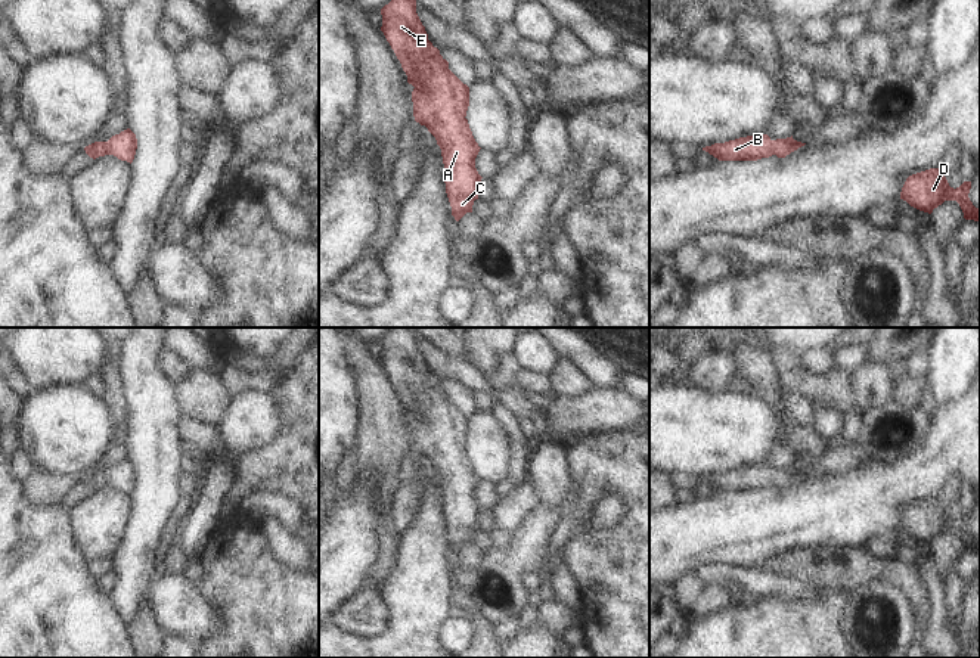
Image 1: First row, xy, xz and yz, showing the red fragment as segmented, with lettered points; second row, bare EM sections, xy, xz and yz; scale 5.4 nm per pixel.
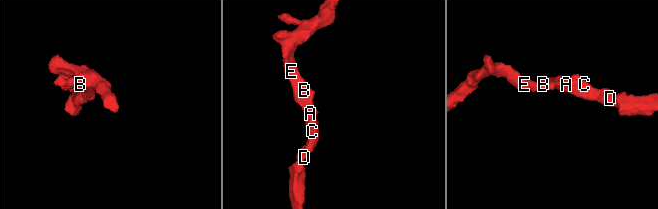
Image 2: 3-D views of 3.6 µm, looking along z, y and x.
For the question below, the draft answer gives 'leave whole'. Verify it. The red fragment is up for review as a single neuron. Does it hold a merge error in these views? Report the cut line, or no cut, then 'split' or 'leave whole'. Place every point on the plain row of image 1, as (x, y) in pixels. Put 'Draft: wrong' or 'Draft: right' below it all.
cut none; leave whole
Draft: right

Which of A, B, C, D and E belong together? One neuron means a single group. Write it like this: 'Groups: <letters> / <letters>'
Groups: A B C D E

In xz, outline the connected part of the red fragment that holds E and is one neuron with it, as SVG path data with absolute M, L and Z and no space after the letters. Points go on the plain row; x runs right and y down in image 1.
M393 328L381 345L381 361L400 391L407 413L415 418L415 451L428 459L441 479L446 524L452 546L459 552L472 543L483 509L475 499L481 478L465 449L469 418L449 400L449 392L428 370L415 328Z

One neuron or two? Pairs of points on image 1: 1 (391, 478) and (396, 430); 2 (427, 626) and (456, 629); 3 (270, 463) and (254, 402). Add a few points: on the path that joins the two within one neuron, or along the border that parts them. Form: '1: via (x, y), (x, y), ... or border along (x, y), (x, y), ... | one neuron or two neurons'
1: via (391, 466), (391, 441) | one neuron
2: border along (456, 614), (443, 624), (440, 630), (442, 642) | two neurons
3: border along (284, 416), (282, 431), (269, 444), (238, 458) | two neurons

